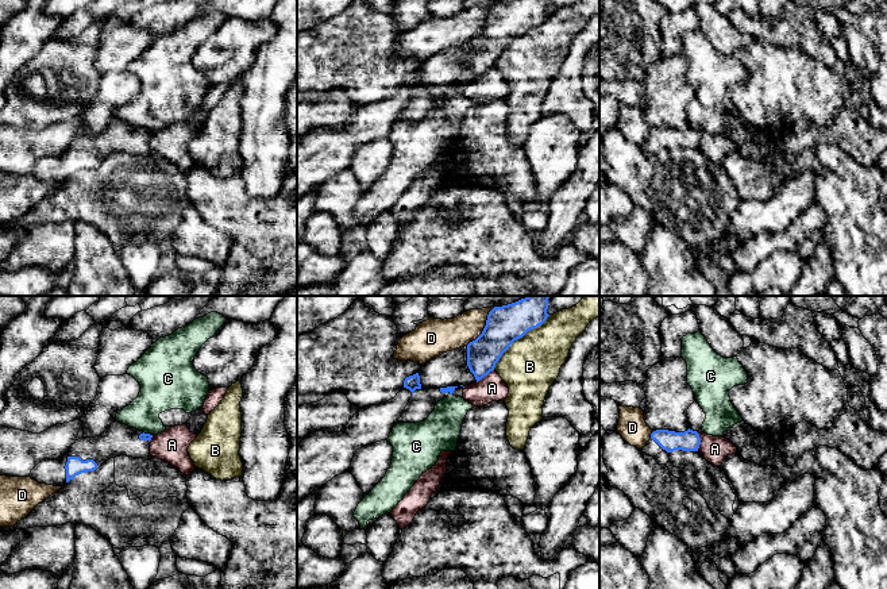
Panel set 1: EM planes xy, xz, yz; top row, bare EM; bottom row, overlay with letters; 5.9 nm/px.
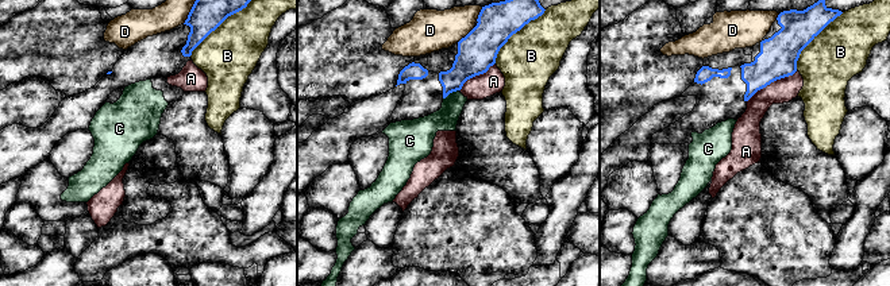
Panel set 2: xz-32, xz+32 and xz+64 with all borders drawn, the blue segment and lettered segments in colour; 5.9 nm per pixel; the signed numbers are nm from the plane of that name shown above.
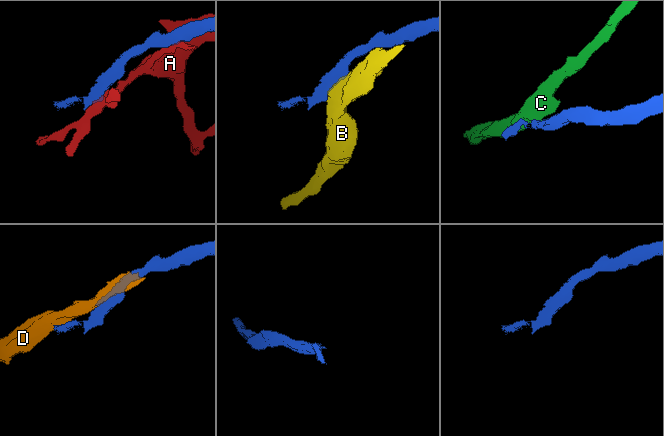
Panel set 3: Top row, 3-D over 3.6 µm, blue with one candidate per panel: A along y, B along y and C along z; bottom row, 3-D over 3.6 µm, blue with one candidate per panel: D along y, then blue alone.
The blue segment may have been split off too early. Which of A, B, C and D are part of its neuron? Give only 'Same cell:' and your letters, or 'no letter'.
Same cell: no letter

